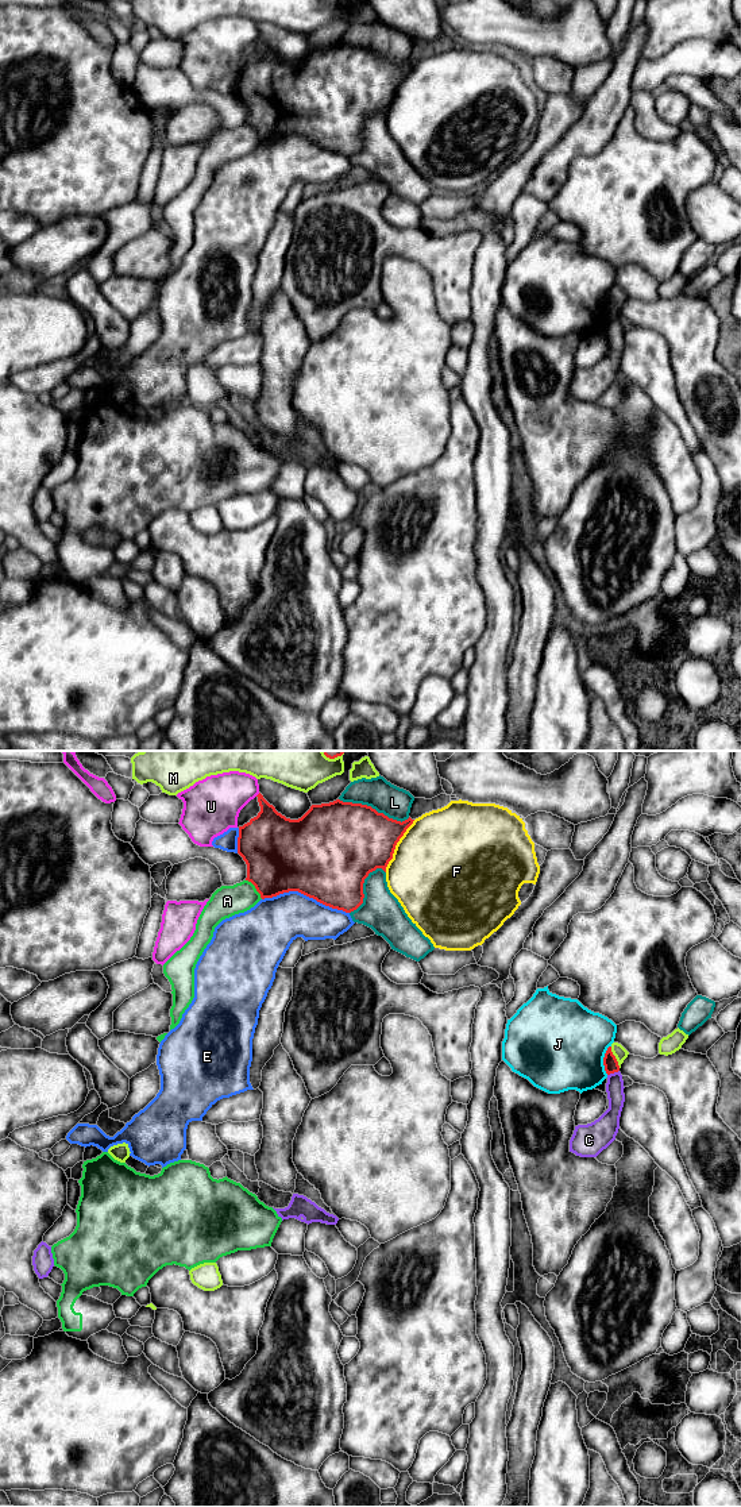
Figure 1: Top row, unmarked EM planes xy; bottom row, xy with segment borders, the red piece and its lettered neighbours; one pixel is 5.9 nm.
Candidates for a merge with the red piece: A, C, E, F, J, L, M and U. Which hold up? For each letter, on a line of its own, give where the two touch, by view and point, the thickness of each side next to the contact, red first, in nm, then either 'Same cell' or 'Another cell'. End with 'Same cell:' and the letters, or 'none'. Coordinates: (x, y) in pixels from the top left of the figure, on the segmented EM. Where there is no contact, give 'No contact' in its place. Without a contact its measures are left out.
A: Touches red at xy (255, 887). Thickness 440 nm (red) against 190 nm. Another cell
C: Touches red at xy (613, 1072). Thickness 90 nm (red) against 110 nm. Another cell
E: Touches red at xy (305, 894). Thickness 500 nm (red) against 300 nm. Another cell
F: Touches red at xy (396, 844). Thickness 420 nm (red) against 480 nm. Another cell
J: Touches red at xy (604, 1060). Thickness 90 nm (red) against 480 nm. Another cell
L: Touches red at xy (374, 809). Thickness 460 nm (red) against 190 nm. Another cell
M: Touches red at xy (614, 1058). Thickness 90 nm (red) against 80 nm. Another cell
U: Touches red at xy (258, 794). Thickness 280 nm (red) against 300 nm. Another cell
Same cell: none

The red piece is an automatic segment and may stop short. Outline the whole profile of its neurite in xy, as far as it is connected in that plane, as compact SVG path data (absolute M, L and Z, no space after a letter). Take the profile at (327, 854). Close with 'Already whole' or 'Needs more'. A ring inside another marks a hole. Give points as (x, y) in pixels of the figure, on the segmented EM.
M259 793L260 812L243 826L239 826L238 853L247 864L247 878L260 898L273 898L283 893L298 891L332 909L351 913L363 903L363 883L370 872L382 868L386 872L397 843L414 820L405 821L389 818L383 813L362 803L336 799L329 803L312 805L298 820L282 816Z. Already whole

